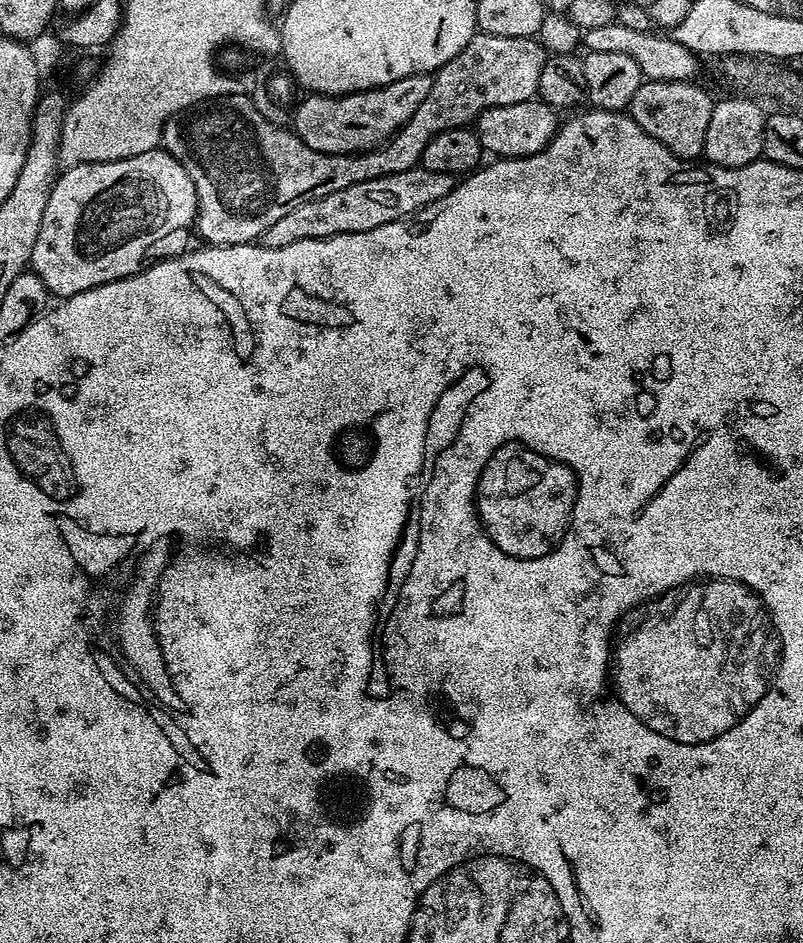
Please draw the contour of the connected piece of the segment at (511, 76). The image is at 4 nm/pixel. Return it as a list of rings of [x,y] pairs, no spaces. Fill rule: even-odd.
[[[477,31],[458,55],[436,69],[432,76],[430,94],[422,98],[422,106],[414,110],[414,114],[392,135],[391,140],[366,152],[322,154],[318,150],[310,150],[310,146],[306,146],[306,142],[302,142],[295,131],[270,122],[265,116],[258,114],[252,97],[248,94],[217,96],[203,106],[189,111],[183,117],[184,124],[176,124],[175,119],[166,121],[162,144],[174,158],[182,162],[182,166],[186,166],[190,182],[194,182],[194,190],[198,194],[194,228],[199,239],[201,236],[204,239],[201,241],[208,246],[251,244],[259,241],[265,230],[278,222],[278,218],[290,214],[294,206],[302,206],[302,202],[334,194],[334,190],[346,190],[346,186],[354,182],[370,182],[370,178],[382,178],[386,174],[398,174],[402,170],[417,167],[422,158],[422,150],[426,150],[426,142],[430,142],[434,134],[471,125],[487,108],[514,106],[514,102],[533,99],[539,90],[539,78],[545,59],[546,53],[539,39],[531,36],[498,38],[494,34]]]

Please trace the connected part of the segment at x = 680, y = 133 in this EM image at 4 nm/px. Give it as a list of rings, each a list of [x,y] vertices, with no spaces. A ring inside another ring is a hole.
[[[644,80],[638,90],[634,90],[634,98],[630,105],[630,115],[638,126],[650,138],[662,142],[666,150],[670,150],[678,159],[689,162],[695,161],[704,155],[704,143],[706,142],[706,129],[710,127],[710,114],[712,113],[713,97],[708,97],[708,92],[704,88],[699,88],[696,82],[686,80]]]

